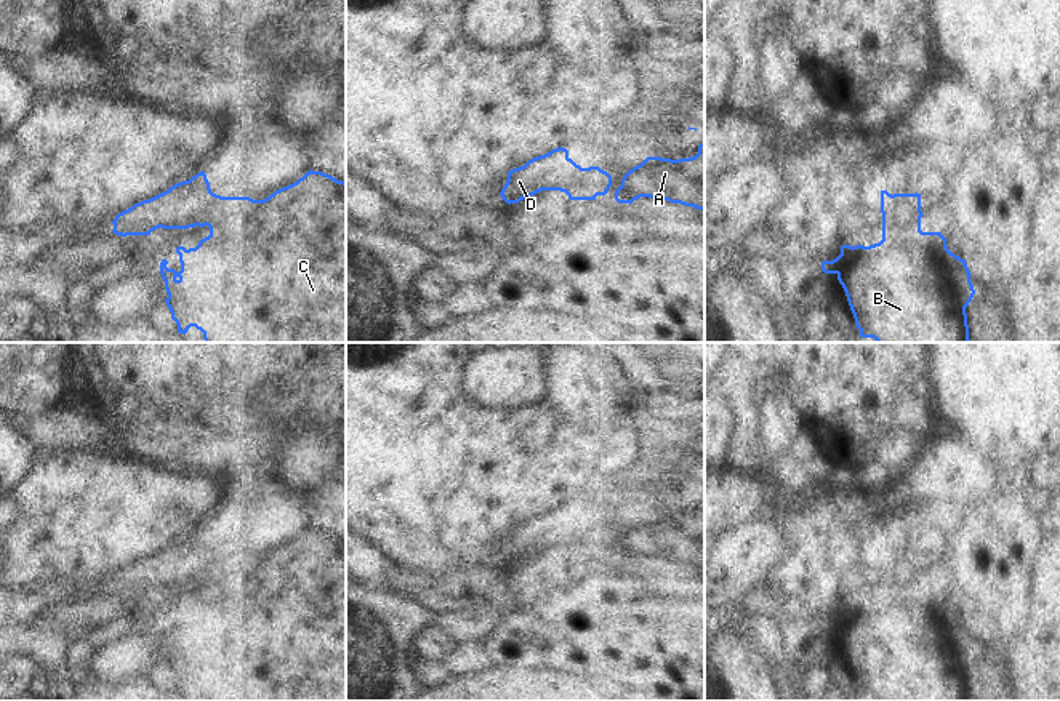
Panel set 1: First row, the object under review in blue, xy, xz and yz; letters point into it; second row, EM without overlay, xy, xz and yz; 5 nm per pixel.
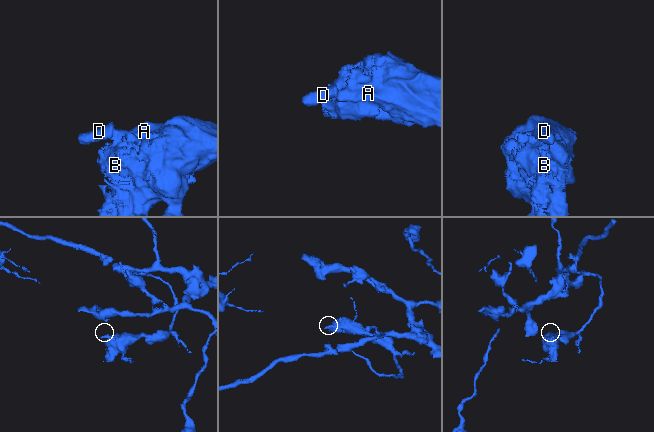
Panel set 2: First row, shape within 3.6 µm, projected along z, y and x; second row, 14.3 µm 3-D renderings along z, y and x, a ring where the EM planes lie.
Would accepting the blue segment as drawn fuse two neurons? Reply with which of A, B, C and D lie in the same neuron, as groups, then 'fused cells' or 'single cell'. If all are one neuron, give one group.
A B C / D | fused cells

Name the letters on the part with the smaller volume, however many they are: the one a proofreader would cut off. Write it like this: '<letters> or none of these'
D

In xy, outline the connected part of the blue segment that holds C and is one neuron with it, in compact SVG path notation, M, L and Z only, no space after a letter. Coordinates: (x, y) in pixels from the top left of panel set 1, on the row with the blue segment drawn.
M309 170L296 182L282 187L264 200L250 197L213 195L208 218L210 235L195 248L178 246L181 270L168 269L167 259L160 262L160 274L168 298L165 299L178 333L186 334L191 326L203 333L205 342L346 342L346 182L322 171Z

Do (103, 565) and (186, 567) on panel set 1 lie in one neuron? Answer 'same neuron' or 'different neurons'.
different neurons

